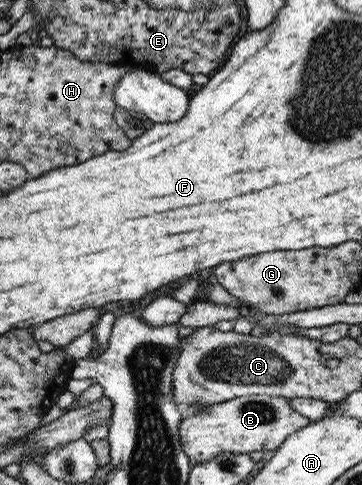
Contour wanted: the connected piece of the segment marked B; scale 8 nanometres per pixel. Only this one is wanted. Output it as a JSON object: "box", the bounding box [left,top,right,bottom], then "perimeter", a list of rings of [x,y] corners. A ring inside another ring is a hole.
{"box":[180,397,310,466],"perimeter":[[[238,397],[209,405],[195,414],[184,414],[180,420],[181,445],[184,446],[189,461],[195,466],[217,457],[219,453],[241,455],[261,449],[277,451],[289,435],[310,423],[310,420],[302,417],[301,413],[291,409],[287,397]]]}

